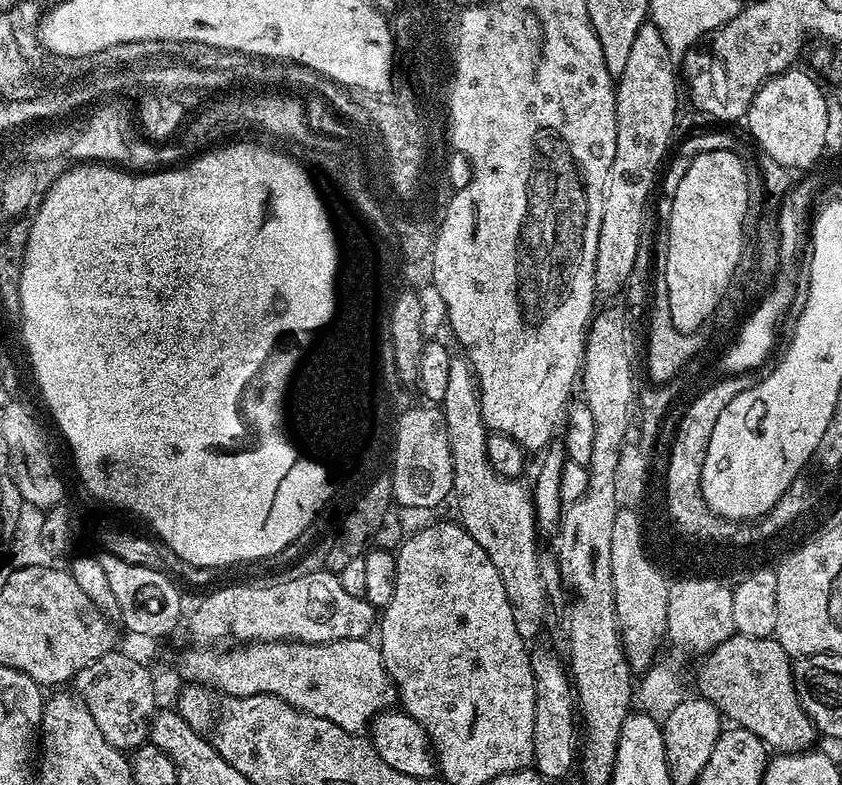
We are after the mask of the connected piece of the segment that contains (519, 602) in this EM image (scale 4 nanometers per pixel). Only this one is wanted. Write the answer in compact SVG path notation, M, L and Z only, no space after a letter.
M453 359L448 366L448 377L446 378L446 390L442 401L442 423L444 433L448 440L449 457L452 459L452 495L450 504L456 507L455 519L461 528L486 550L490 562L502 574L502 586L506 586L506 594L512 603L512 609L516 612L516 625L520 635L531 638L540 628L544 620L544 607L548 604L548 595L562 588L560 570L556 561L551 555L548 556L540 549L536 541L538 529L536 526L536 515L532 505L532 494L527 487L520 485L521 481L516 478L509 478L495 472L488 462L488 455L484 441L486 429L484 421L480 418L478 409L478 392L474 387L474 377L463 359Z

